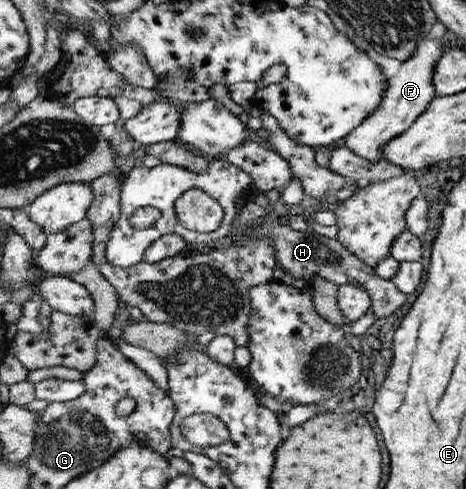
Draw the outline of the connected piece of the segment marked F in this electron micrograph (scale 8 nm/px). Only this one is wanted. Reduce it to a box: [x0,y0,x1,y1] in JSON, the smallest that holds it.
[341,37,444,165]

